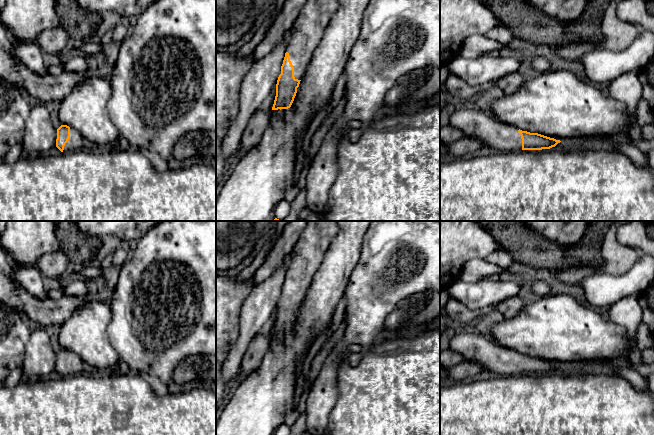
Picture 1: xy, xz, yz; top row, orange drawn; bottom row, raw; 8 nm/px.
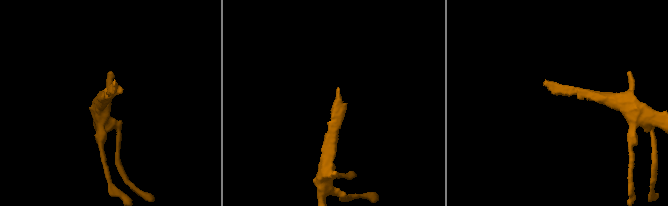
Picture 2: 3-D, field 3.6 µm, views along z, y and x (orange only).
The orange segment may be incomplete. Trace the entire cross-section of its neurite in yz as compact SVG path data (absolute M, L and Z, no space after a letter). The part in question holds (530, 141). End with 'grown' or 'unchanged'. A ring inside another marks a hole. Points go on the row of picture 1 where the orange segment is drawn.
M460 105L450 117L449 126L461 131L464 137L481 141L499 152L550 149L561 142L538 133L522 131L499 122L481 110L463 108Z; grown

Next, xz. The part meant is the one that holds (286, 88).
M307 0L301 8L288 33L289 43L272 110L291 107L307 65L339 6L338 0Z; grown

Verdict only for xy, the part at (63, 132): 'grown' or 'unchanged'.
grown

